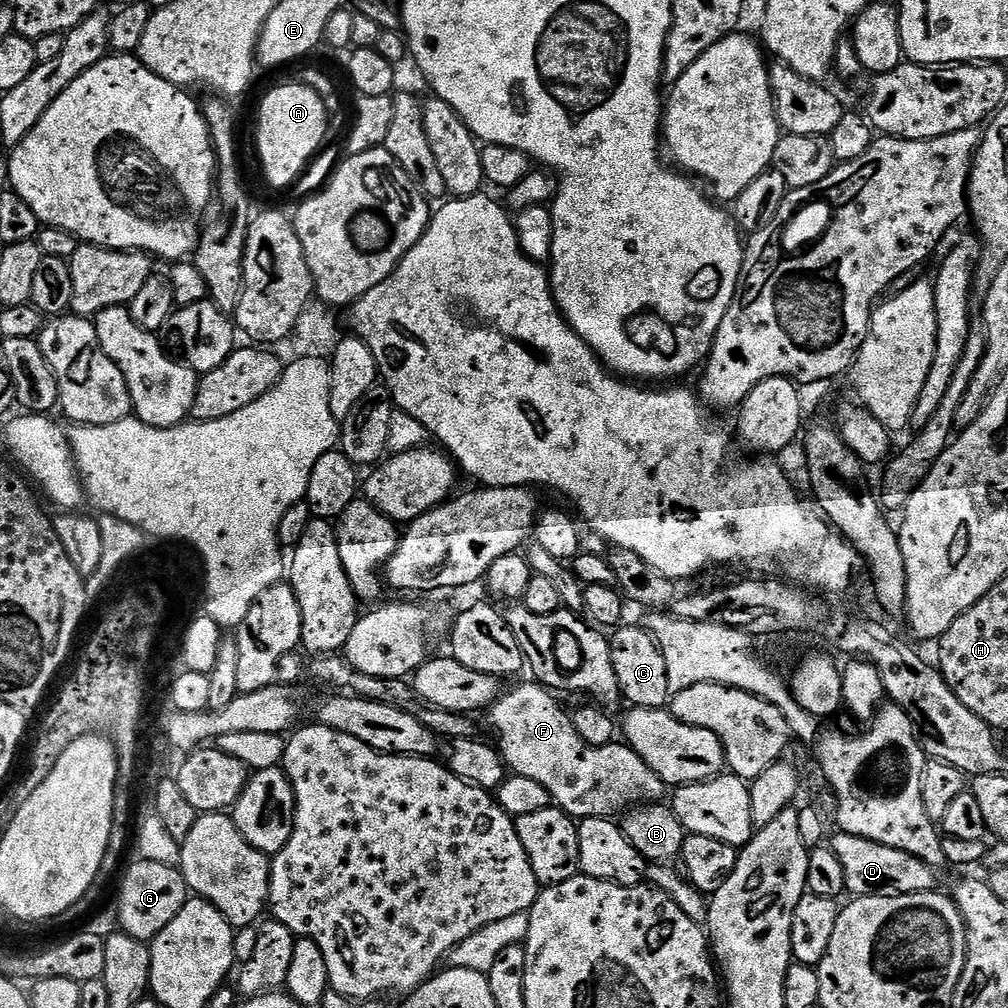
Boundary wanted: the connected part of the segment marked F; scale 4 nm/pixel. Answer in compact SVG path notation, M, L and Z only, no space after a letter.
M531 683L520 684L509 692L507 689L486 712L496 731L495 743L500 756L515 775L534 778L534 782L546 786L553 805L580 820L588 820L591 816L616 818L627 813L630 806L654 804L665 799L664 780L638 758L633 748L623 742L601 748L582 742L578 730L574 730L571 715L560 709L557 697L543 684Z

